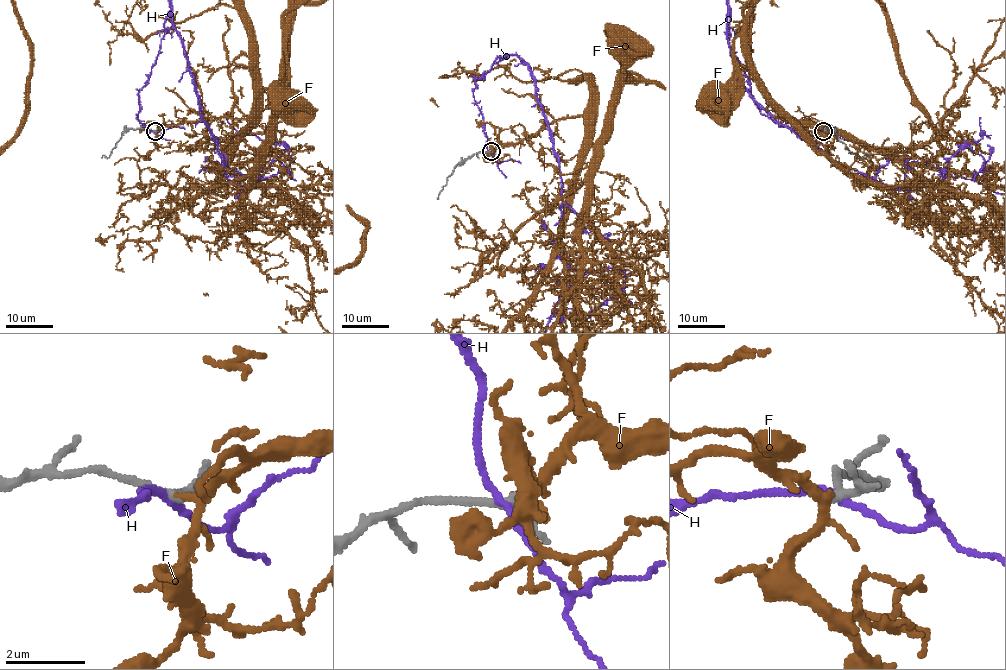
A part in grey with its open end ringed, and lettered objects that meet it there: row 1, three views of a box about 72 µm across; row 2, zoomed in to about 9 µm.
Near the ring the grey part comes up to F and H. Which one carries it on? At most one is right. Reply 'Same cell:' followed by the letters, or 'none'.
Same cell: F

